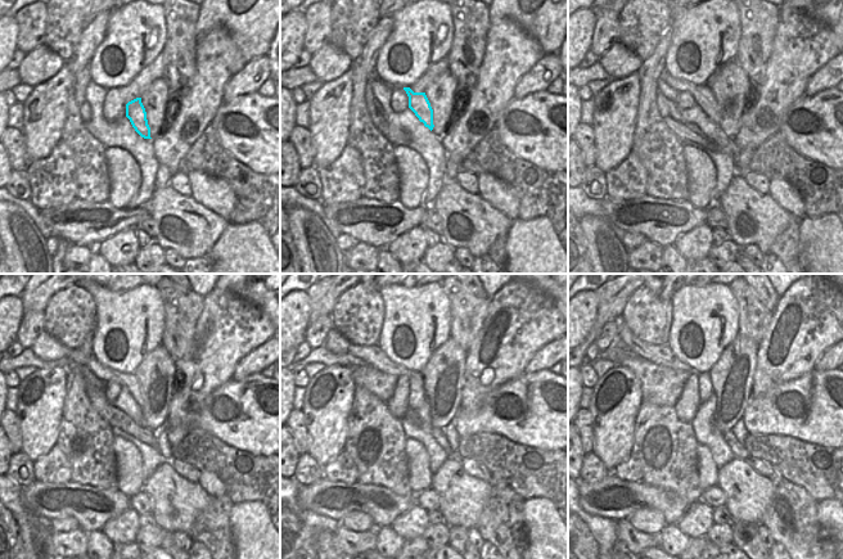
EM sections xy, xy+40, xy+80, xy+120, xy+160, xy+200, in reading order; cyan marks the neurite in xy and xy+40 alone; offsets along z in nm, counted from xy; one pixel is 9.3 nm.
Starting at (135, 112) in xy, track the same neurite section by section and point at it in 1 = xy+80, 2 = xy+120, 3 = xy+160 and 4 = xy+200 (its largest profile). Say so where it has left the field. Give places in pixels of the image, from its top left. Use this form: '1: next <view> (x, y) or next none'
1: next xy+80 (703, 95)
2: next xy+120 (130, 382)
3: next xy+160 (374, 356)
4: next xy+200 (658, 354)

